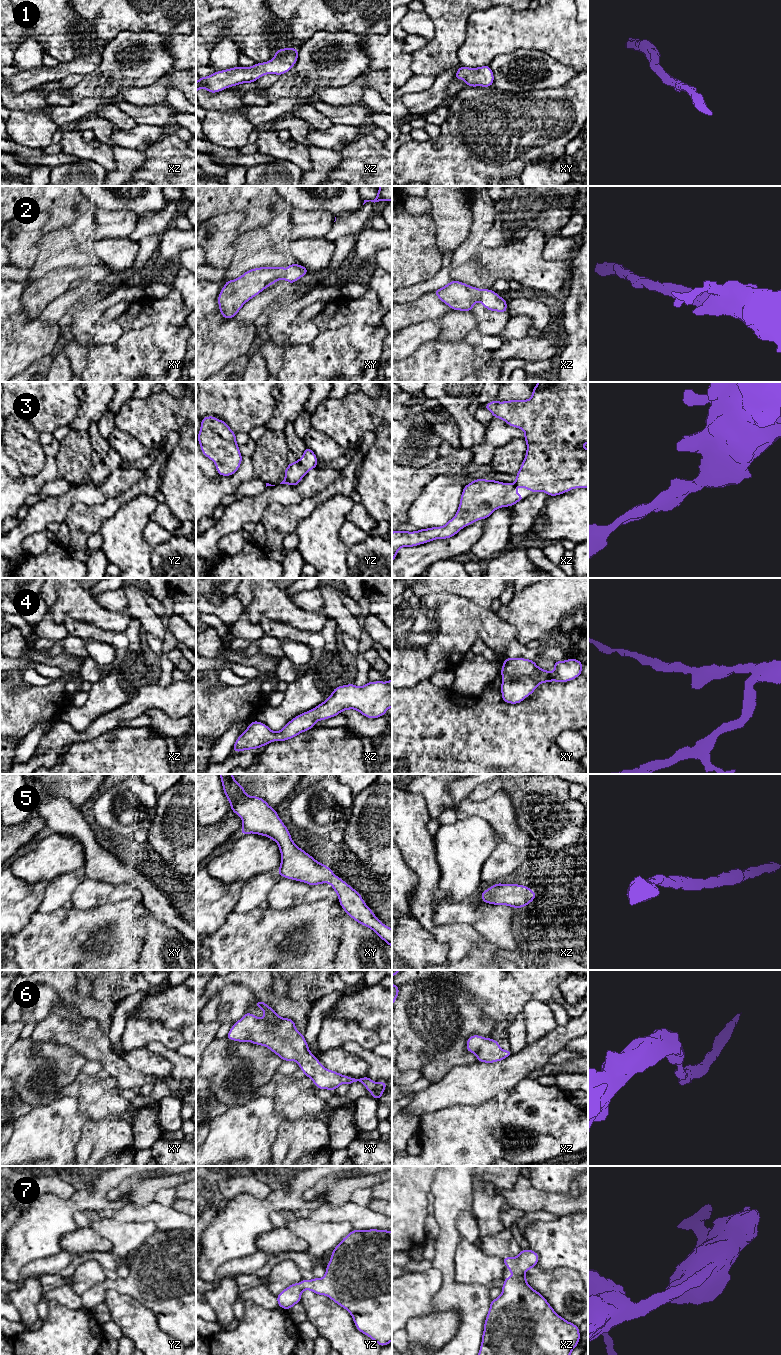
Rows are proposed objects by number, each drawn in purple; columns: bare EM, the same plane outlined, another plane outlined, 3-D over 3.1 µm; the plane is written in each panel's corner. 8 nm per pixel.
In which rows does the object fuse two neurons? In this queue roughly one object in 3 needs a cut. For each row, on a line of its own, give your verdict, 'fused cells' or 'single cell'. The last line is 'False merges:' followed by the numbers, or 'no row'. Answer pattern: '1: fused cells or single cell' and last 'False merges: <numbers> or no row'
1: single cell
2: single cell
3: single cell
4: single cell
5: single cell
6: single cell
7: single cell
False merges: no row

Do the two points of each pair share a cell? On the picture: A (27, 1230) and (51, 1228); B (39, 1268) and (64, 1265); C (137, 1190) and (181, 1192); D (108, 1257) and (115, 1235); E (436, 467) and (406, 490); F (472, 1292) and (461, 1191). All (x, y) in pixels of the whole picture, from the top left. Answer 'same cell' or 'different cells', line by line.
A: same cell
B: same cell
C: different cells
D: different cells
E: same cell
F: same cell

